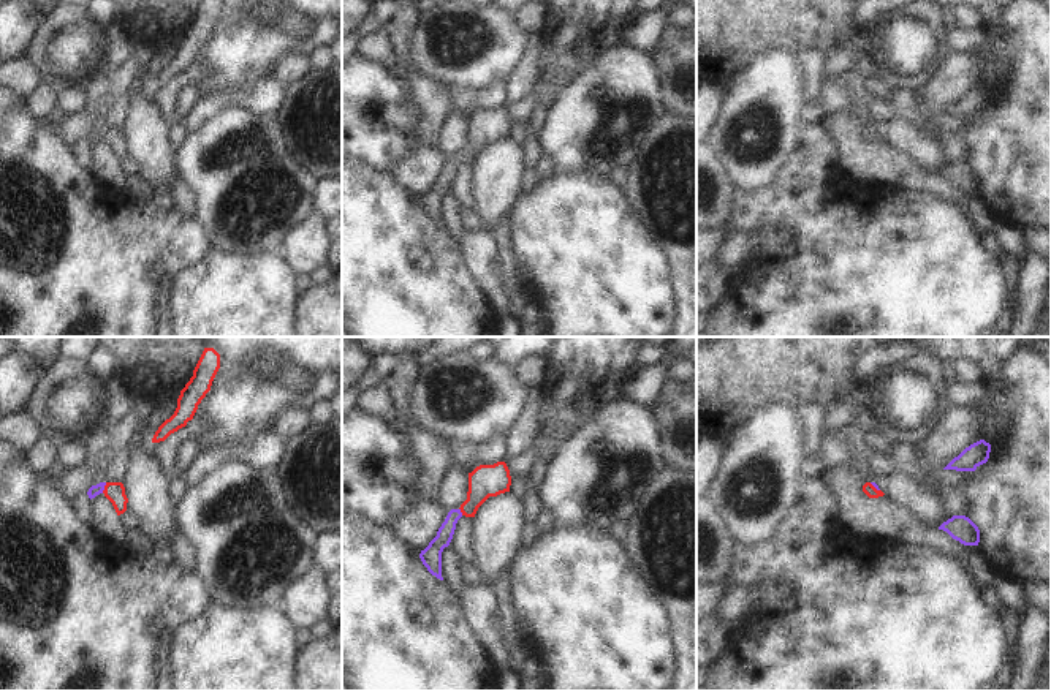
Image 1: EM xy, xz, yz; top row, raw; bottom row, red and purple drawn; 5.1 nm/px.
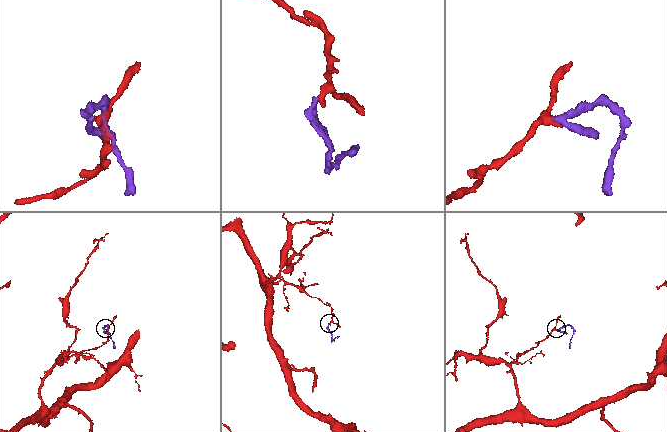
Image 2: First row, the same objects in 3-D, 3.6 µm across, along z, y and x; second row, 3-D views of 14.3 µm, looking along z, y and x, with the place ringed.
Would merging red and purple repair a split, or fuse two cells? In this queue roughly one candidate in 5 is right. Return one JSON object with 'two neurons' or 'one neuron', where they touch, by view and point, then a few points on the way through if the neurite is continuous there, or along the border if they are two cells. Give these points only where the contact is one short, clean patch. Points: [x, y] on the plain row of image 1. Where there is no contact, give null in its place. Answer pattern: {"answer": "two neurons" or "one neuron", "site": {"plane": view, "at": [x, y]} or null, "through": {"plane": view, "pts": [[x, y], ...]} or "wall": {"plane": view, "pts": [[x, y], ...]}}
{"answer": "one neuron", "site": {"plane": "xy", "at": [105, 133]}, "through": {"plane": "xy", "pts": [[114, 138], [105, 133], [94, 136]]}}

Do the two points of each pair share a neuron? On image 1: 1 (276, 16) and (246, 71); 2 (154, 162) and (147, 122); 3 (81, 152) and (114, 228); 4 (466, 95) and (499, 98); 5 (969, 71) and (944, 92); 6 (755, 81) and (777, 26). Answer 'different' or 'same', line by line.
1: different
2: same
3: different
4: same
5: same
6: different

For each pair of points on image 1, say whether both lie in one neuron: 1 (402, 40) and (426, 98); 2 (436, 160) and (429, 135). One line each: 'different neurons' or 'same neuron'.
1: same neuron
2: different neurons

